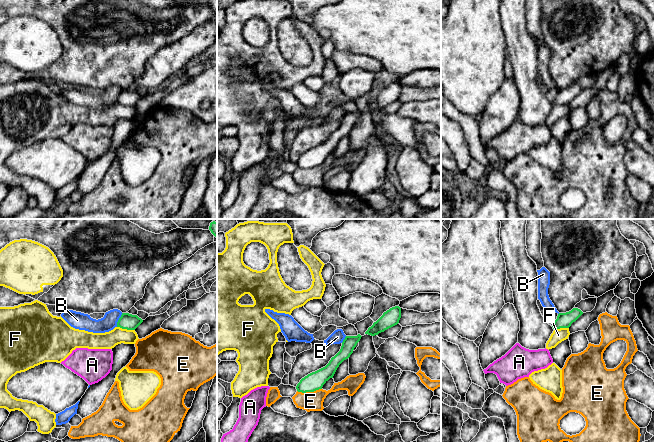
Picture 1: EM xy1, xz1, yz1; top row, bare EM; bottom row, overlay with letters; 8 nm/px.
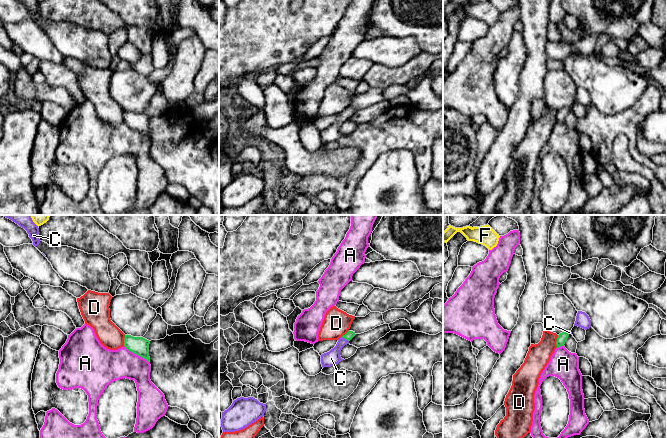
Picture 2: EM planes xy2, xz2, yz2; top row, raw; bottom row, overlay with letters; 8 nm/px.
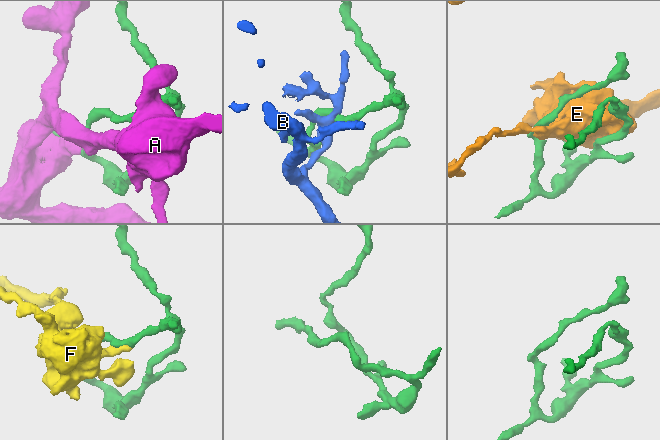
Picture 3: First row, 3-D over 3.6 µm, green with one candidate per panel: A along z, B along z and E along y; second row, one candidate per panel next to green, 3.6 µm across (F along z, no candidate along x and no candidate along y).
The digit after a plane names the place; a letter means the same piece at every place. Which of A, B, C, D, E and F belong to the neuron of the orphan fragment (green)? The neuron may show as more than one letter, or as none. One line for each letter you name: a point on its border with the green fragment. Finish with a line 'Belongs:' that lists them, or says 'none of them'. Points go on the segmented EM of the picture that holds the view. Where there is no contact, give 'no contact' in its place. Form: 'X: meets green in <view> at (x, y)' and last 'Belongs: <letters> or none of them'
C: meets green in xz2 at (345, 338)
Belongs: C

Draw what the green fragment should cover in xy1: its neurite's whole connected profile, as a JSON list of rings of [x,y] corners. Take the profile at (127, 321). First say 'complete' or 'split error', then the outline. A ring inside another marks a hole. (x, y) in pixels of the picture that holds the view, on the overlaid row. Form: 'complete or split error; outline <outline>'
complete; outline [[[122,313],[117,322],[117,327],[127,330],[135,330],[142,322],[143,320],[137,315]]]

